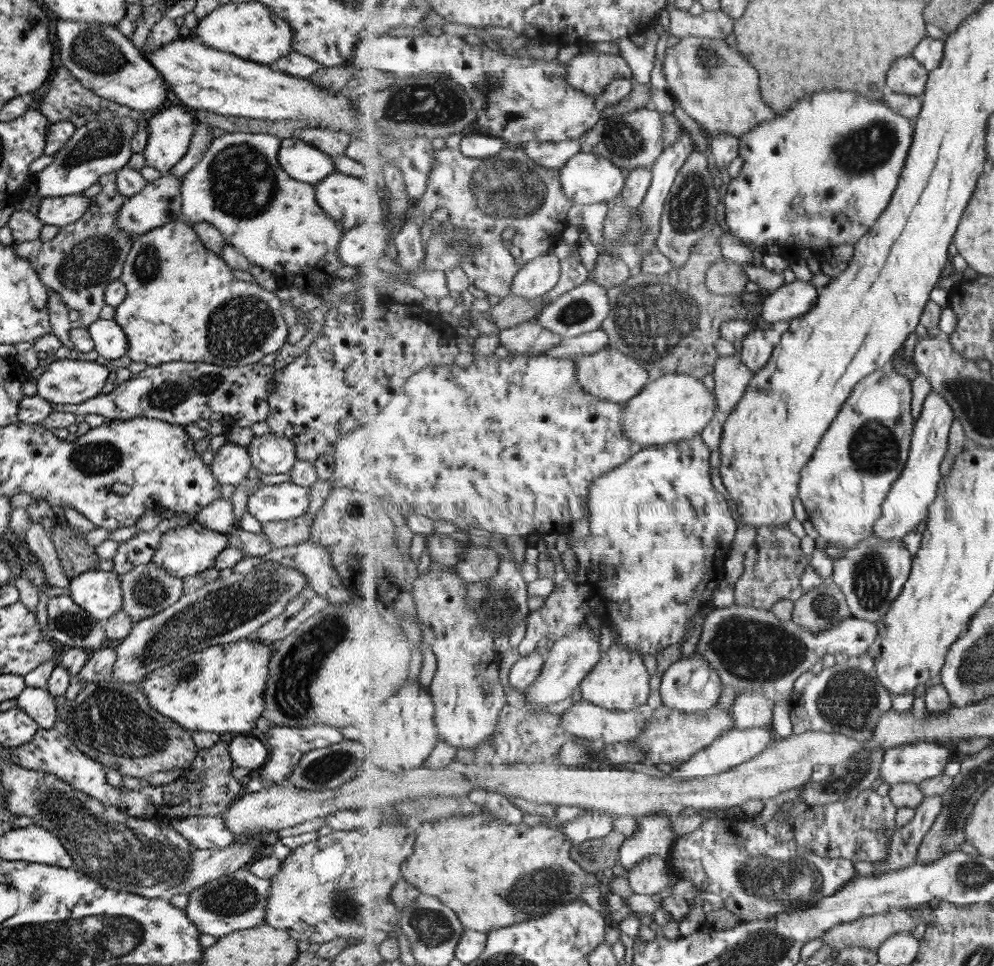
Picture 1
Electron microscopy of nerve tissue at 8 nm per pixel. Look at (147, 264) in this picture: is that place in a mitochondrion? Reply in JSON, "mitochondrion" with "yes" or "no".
{"mitochondrion":"yes"}

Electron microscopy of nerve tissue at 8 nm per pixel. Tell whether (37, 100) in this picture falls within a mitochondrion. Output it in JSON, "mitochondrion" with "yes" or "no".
{"mitochondrion":"no"}

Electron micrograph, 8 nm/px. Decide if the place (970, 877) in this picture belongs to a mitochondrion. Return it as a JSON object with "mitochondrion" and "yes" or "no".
{"mitochondrion":"yes"}

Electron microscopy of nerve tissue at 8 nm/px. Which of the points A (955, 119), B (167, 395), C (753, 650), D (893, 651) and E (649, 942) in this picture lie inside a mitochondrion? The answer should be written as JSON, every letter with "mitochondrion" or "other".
{"A":"other","B":"mitochondrion","C":"mitochondrion","D":"other","E":"other"}

